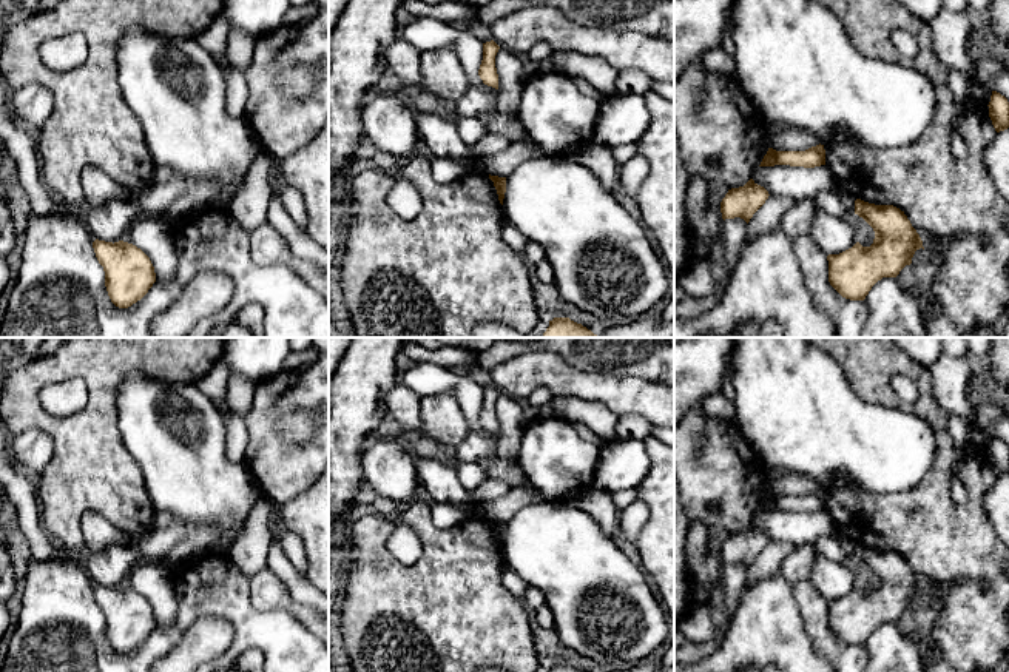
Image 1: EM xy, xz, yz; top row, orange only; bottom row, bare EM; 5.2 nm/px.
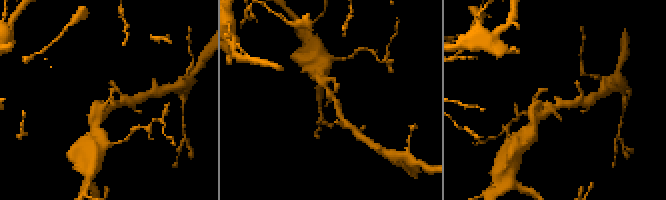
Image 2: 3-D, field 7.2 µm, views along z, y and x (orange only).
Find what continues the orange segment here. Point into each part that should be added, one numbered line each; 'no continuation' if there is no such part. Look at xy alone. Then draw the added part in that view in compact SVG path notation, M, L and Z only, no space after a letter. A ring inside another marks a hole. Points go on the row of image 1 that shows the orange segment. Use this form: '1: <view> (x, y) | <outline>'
no continuation

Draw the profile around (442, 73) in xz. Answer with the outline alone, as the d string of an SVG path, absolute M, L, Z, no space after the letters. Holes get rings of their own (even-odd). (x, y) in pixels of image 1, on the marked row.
M454 48L426 49L420 55L424 88L437 97L455 102L471 88Z

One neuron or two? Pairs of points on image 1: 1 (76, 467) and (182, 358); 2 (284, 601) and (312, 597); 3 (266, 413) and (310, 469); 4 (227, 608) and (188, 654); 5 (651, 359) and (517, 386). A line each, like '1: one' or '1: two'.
1: one
2: two
3: one
4: two
5: two

